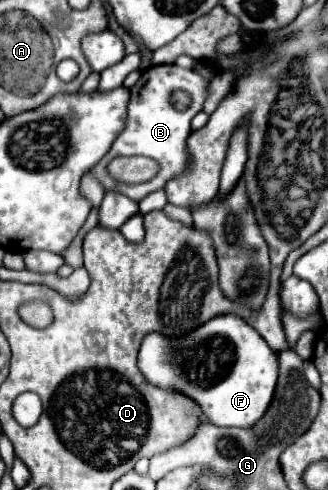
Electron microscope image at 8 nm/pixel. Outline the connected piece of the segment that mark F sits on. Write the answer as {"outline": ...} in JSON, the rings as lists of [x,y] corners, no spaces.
{"outline":[[[219,314],[201,324],[199,328],[187,332],[187,336],[167,338],[159,332],[151,332],[143,338],[139,356],[137,356],[139,372],[157,388],[179,392],[191,398],[201,410],[203,418],[215,426],[235,426],[235,428],[253,428],[255,422],[267,412],[277,376],[279,376],[279,356],[269,344],[237,314]]]}

